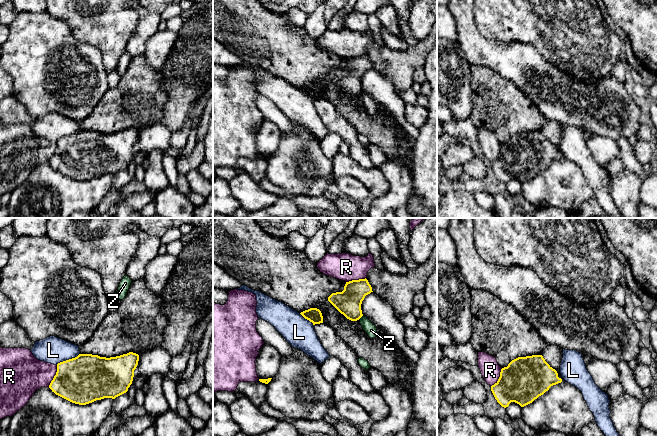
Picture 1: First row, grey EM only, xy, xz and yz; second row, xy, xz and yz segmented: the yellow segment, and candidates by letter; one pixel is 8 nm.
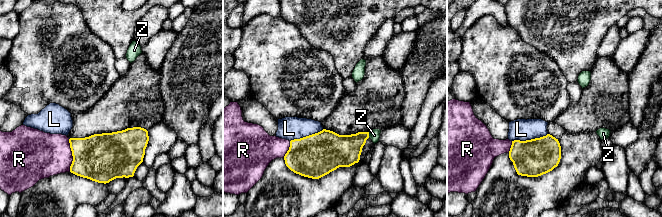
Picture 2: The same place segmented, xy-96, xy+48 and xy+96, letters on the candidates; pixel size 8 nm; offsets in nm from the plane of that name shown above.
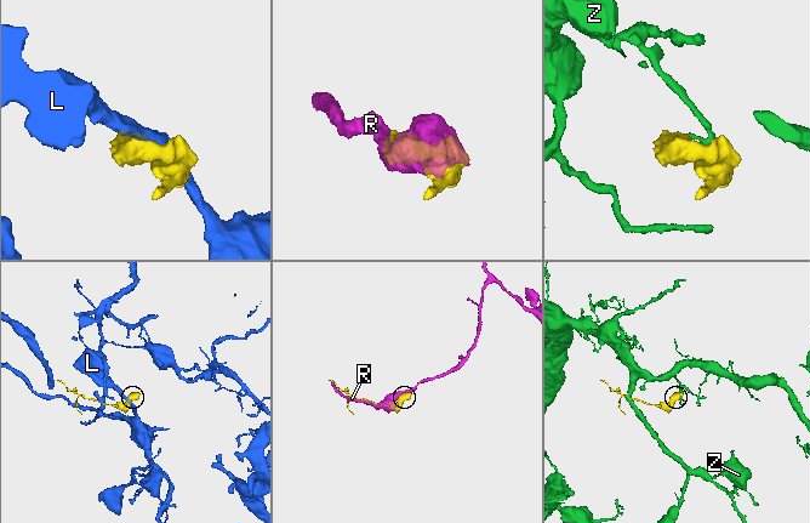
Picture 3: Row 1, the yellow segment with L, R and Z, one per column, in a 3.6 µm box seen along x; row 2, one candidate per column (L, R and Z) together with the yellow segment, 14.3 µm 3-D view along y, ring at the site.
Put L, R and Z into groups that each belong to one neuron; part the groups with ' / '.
L / R / Z

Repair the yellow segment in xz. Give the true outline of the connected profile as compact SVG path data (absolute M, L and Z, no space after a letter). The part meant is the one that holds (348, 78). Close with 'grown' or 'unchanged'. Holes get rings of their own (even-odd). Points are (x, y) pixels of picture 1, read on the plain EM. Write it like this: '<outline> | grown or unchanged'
M366 54L352 56L346 58L342 68L332 69L328 77L347 95L357 97L363 92L362 77L371 68L372 63Z | unchanged

